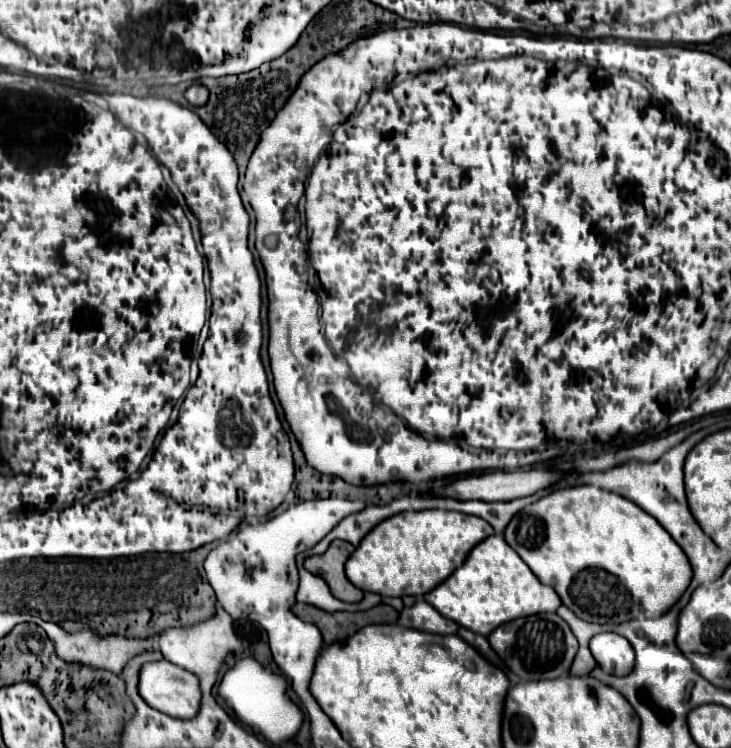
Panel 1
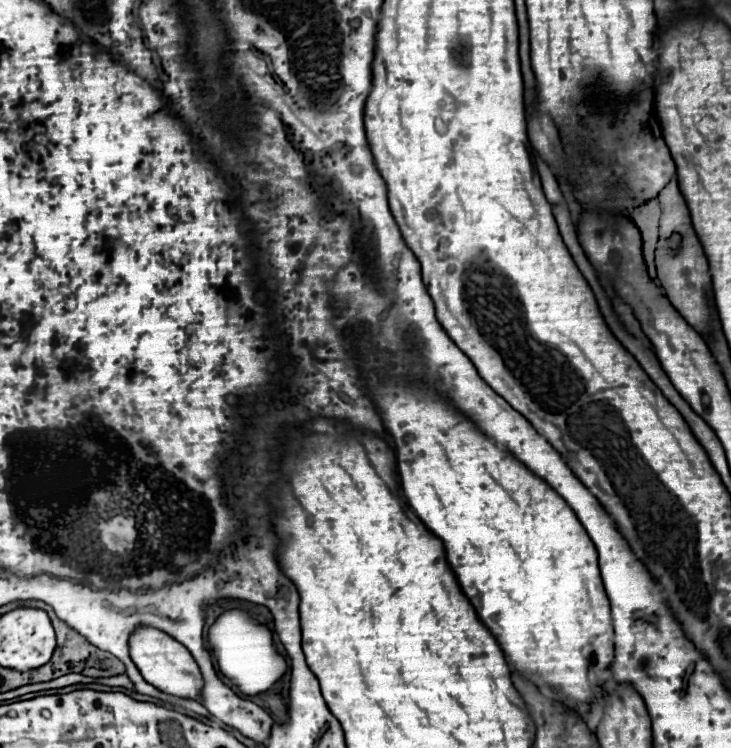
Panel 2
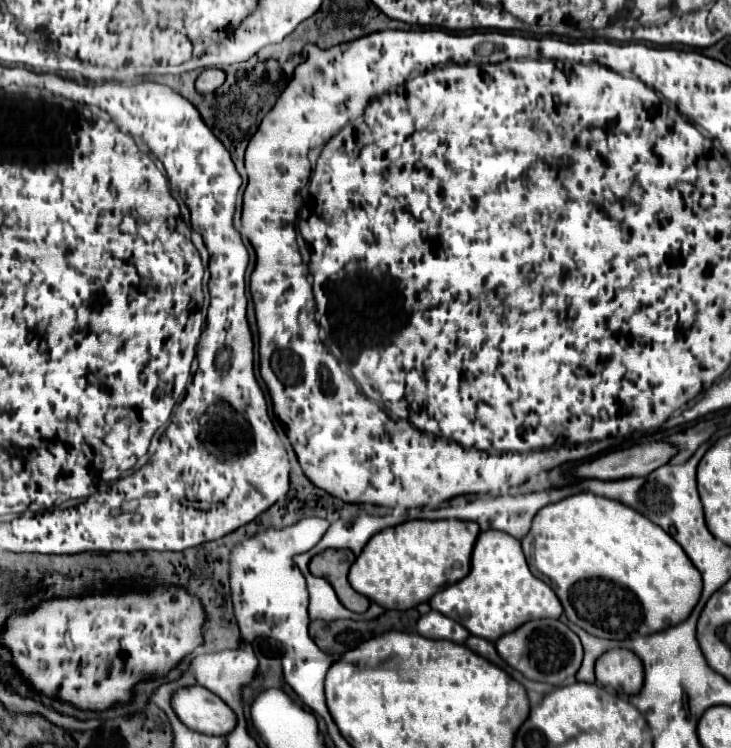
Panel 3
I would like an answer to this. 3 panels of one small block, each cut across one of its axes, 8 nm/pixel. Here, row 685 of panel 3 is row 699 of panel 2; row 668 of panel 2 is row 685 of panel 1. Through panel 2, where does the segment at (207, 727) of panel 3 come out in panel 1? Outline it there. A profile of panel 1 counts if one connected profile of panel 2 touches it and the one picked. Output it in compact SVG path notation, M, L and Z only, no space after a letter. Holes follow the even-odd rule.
M168 660L144 664L142 670L140 670L138 690L140 690L140 696L146 700L148 706L152 706L152 708L156 708L156 710L160 710L160 712L164 712L172 718L190 720L200 710L198 678L192 672L186 672L184 668L180 668L180 666L176 666Z

